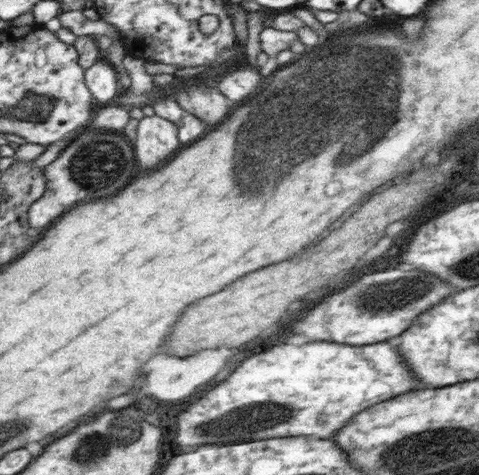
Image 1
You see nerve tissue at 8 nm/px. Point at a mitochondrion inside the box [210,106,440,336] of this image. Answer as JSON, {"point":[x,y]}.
{"point":[388,290]}

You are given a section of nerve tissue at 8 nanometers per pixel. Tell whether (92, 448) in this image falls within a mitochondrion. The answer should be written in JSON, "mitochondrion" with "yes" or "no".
{"mitochondrion":"yes"}

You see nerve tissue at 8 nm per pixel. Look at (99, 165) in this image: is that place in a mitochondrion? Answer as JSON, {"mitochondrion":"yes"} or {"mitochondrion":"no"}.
{"mitochondrion":"yes"}

